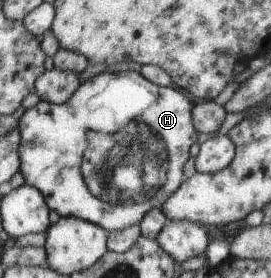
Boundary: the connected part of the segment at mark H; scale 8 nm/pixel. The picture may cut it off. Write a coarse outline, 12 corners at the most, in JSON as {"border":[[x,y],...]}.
{"border":[[102,72],[17,126],[61,217],[139,224],[200,134],[182,91]]}

